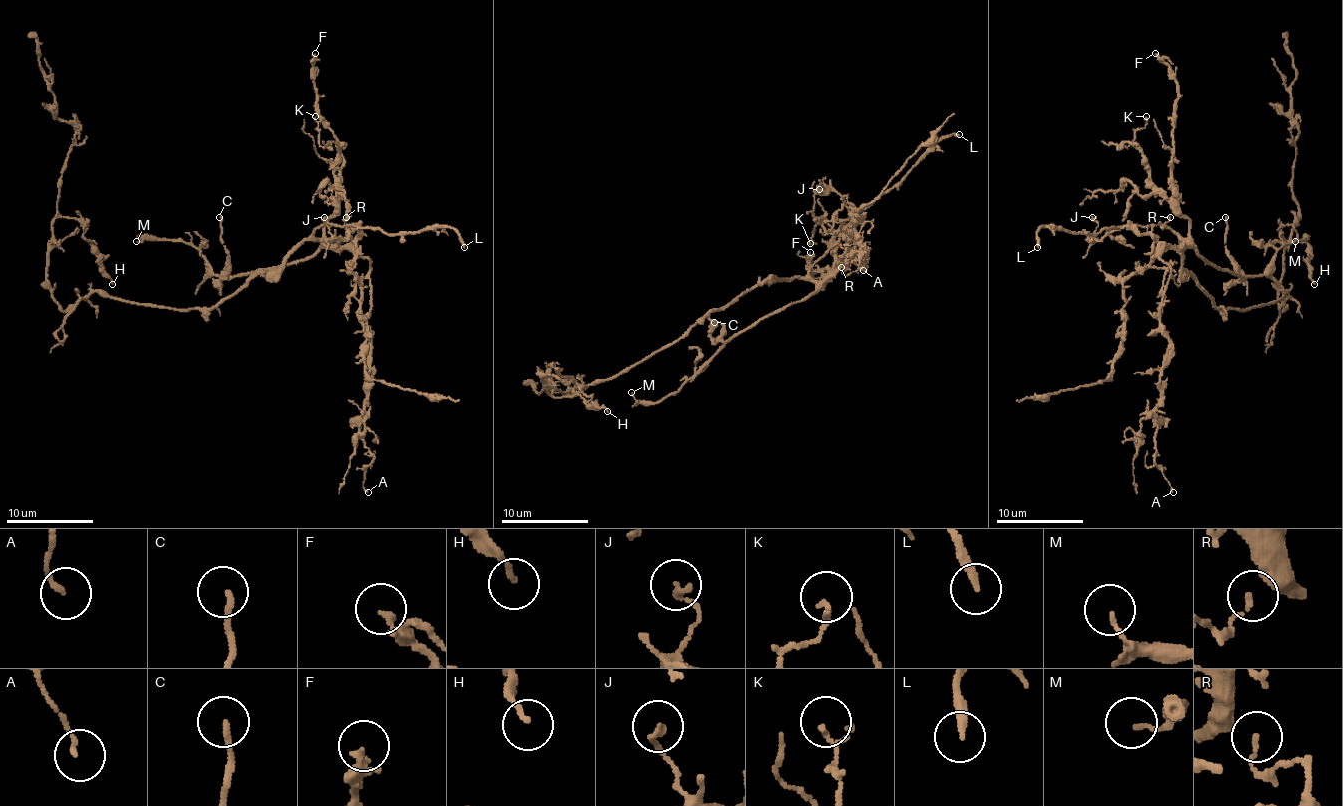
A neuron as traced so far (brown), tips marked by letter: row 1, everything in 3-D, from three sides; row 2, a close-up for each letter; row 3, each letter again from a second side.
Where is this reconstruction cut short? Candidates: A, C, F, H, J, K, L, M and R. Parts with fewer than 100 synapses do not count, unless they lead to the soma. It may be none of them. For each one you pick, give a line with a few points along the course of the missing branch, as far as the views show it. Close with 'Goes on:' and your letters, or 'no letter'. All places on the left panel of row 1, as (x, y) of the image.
L: Course of what is missing: (464, 247), (464, 282), (470, 291), (451, 295), (451, 308), (466, 324), (475, 326)
Goes on: L

